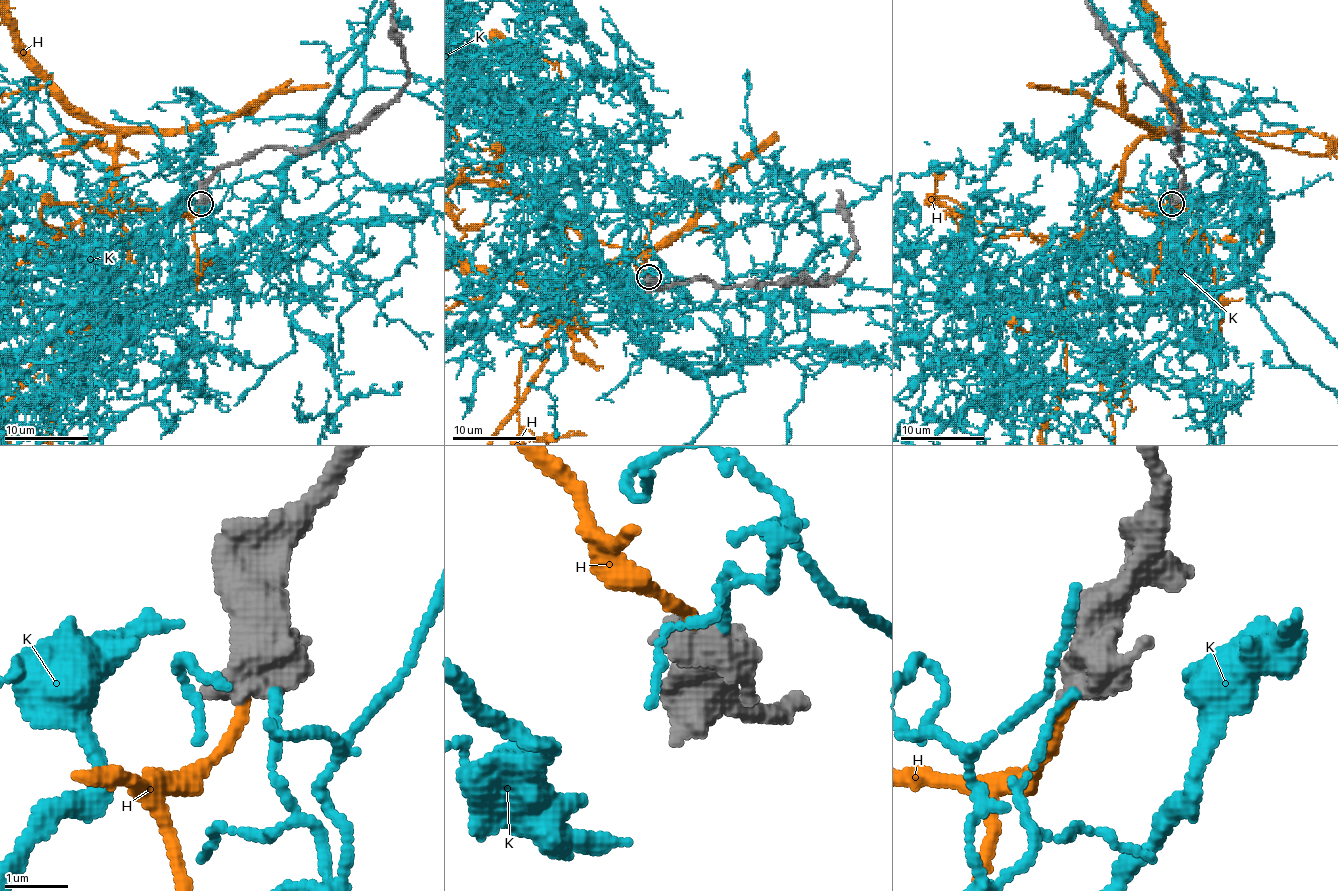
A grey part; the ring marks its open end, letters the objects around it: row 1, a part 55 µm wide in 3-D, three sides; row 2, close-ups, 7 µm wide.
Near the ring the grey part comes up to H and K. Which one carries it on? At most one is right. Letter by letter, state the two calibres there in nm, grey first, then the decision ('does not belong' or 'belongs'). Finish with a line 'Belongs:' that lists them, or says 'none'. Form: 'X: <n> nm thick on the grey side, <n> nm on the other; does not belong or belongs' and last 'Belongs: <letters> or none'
H: 700 nm thick on the grey side, 170 nm on the other; does not belong
K: 600 nm thick on the grey side, 130 nm on the other; does not belong
Belongs: none

